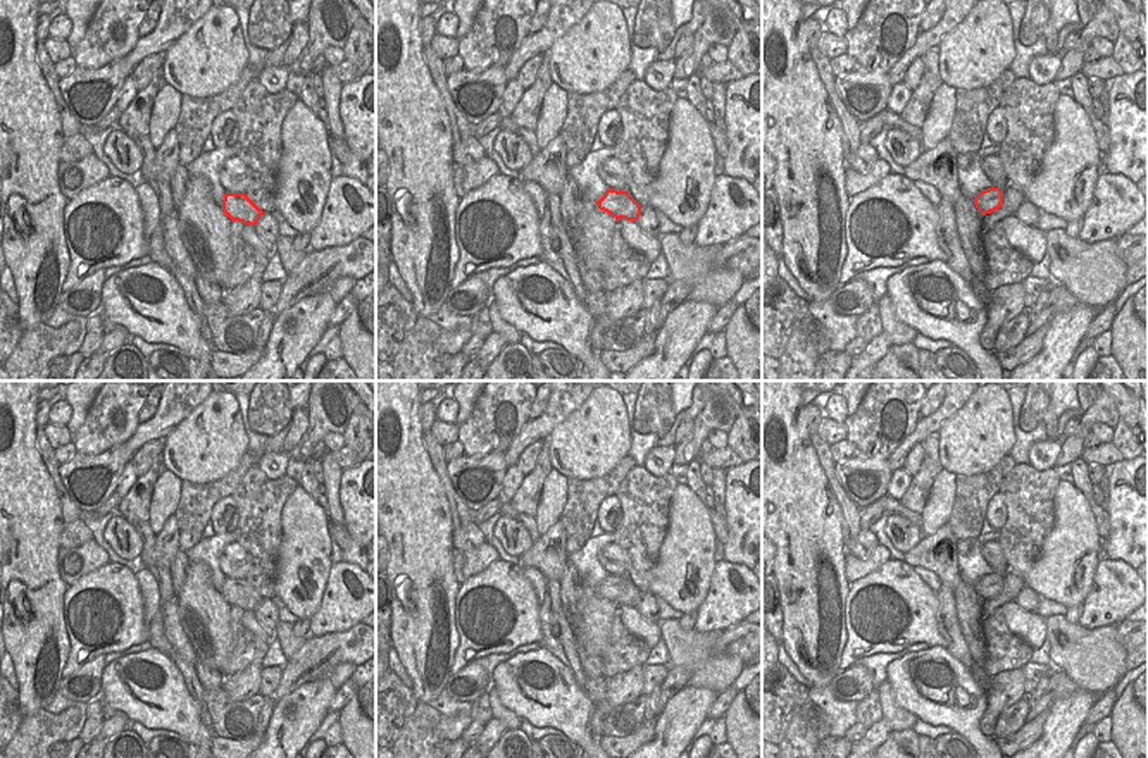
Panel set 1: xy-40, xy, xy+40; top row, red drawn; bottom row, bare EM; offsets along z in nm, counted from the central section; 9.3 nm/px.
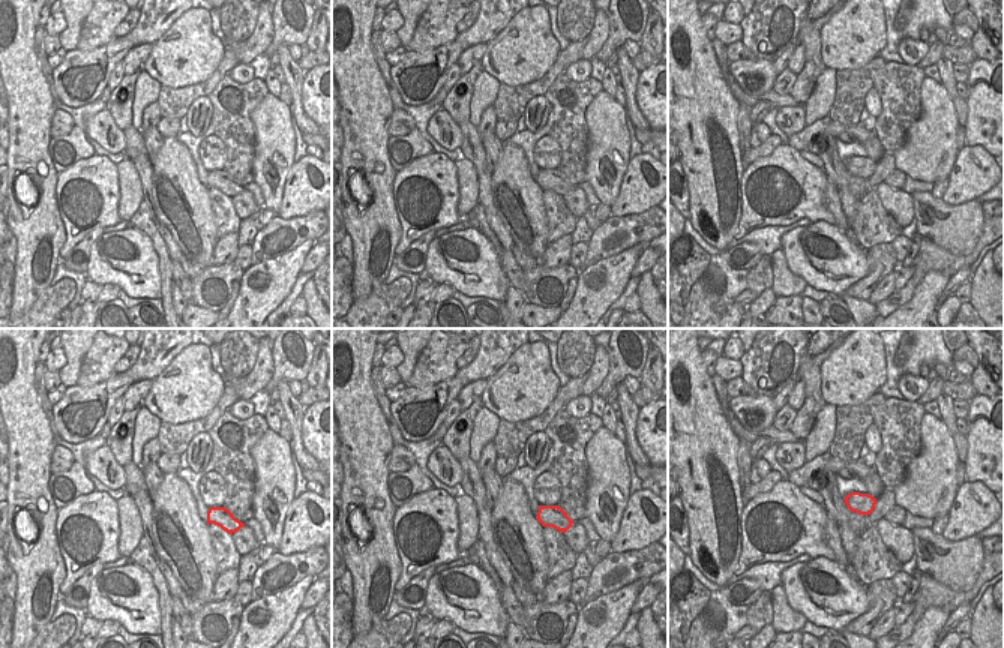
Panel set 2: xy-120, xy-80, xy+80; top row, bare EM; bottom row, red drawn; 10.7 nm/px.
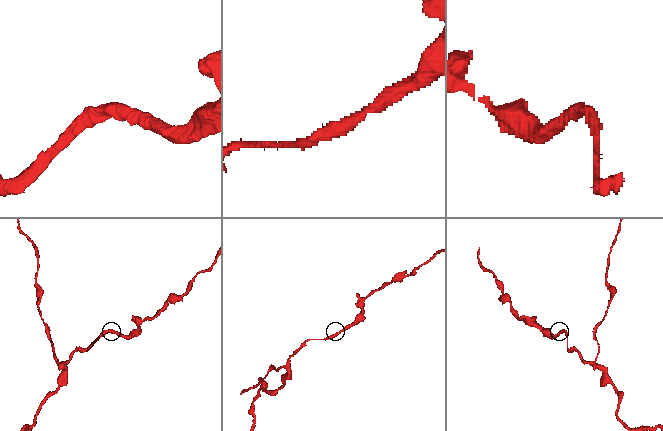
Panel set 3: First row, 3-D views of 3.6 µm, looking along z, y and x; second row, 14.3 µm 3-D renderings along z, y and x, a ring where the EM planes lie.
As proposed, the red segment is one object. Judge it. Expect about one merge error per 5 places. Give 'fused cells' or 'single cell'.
single cell

